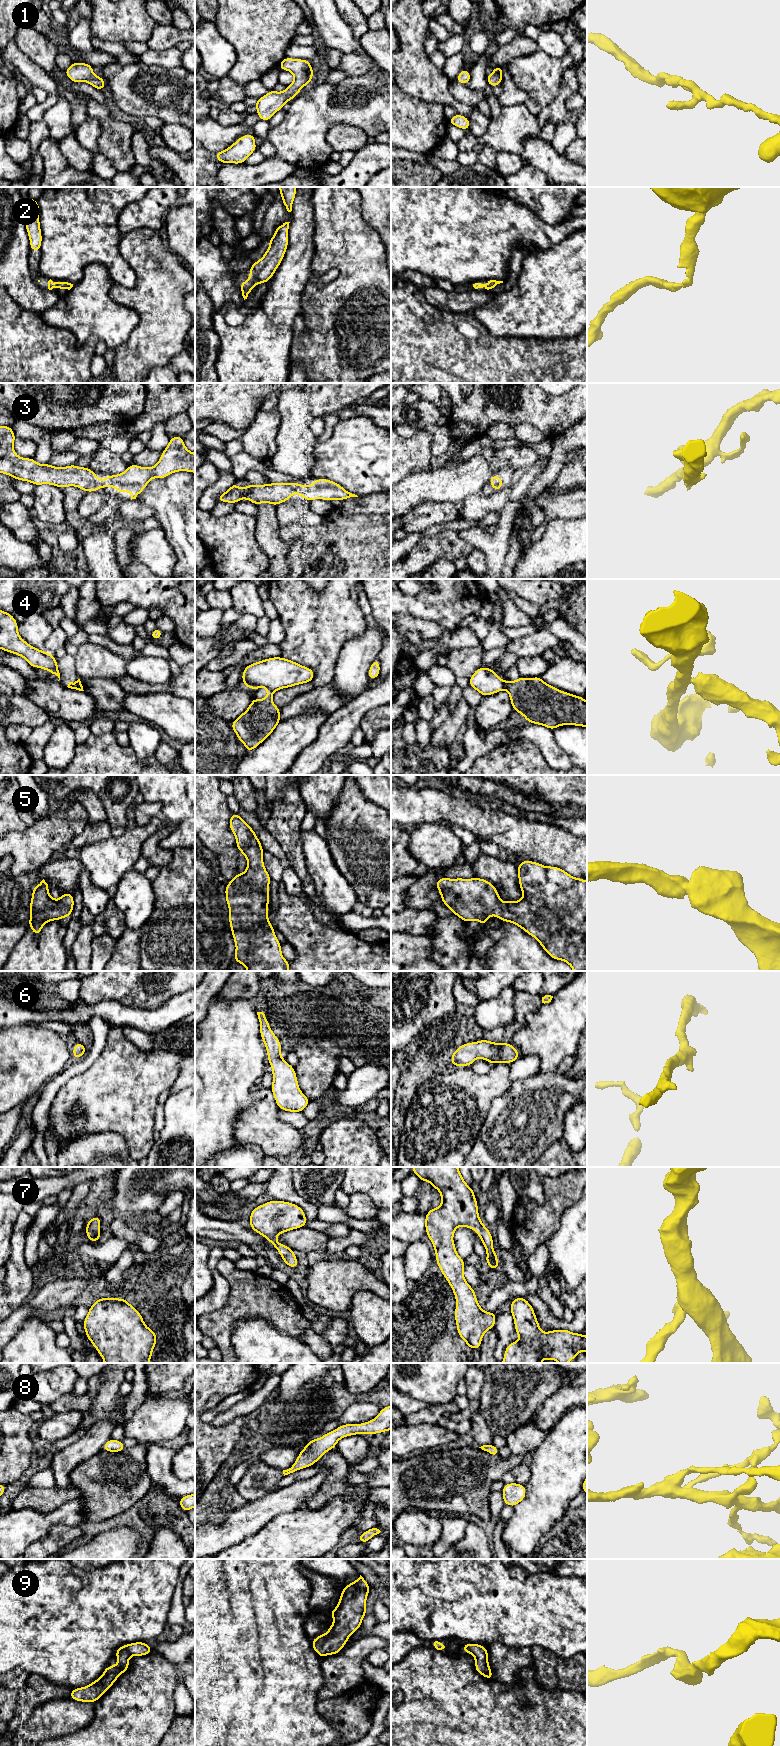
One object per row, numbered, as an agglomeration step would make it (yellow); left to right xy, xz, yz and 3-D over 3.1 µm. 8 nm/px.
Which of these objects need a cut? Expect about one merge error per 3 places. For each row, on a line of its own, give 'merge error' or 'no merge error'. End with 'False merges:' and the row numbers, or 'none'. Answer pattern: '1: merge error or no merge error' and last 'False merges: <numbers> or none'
1: no merge error
2: no merge error
3: no merge error
4: merge error
5: no merge error
6: no merge error
7: no merge error
8: merge error
9: no merge error
False merges: 4, 8

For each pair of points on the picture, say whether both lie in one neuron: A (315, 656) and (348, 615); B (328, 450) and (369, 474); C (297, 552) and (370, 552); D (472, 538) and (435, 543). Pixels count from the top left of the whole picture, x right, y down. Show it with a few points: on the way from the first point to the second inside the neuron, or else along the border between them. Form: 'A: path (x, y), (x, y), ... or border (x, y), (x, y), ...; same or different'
A: path (318, 646), (338, 625); same
B: path (338, 458), (353, 458), (359, 464); same
C: path (315, 549), (324, 540), (334, 539), (352, 552); same
D: border (457, 532), (474, 547); different

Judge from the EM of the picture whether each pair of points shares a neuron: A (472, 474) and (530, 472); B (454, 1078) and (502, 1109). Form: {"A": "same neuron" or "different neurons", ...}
{"A": "different neurons", "B": "different neurons"}

